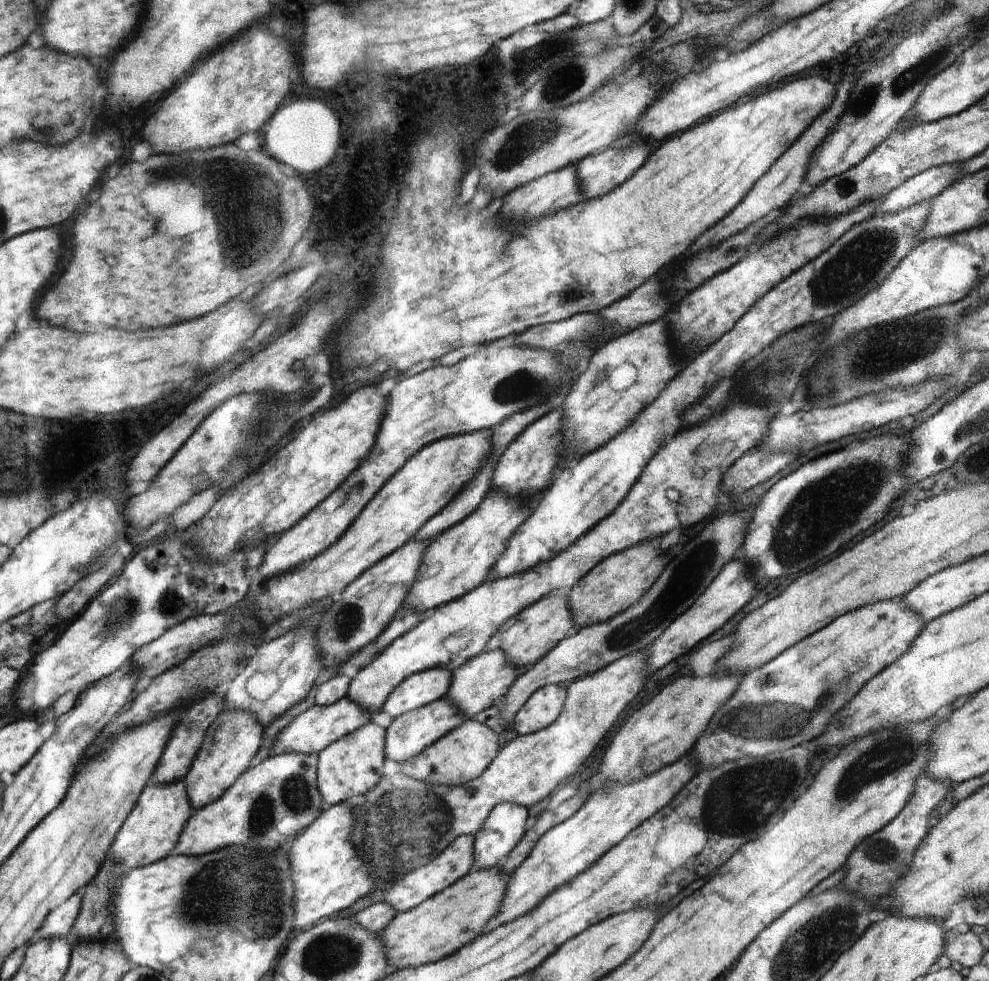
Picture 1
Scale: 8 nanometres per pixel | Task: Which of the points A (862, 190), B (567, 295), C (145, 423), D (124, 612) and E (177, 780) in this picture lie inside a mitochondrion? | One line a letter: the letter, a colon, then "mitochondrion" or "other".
A: other
B: mitochondrion
C: other
D: mitochondrion
E: other

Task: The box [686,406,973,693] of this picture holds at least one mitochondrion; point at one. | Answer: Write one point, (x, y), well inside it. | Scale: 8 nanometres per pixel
(833, 510)

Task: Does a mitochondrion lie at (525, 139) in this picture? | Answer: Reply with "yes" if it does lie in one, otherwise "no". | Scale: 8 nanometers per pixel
yes

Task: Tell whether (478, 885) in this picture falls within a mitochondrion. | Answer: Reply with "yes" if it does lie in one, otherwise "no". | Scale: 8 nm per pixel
no

